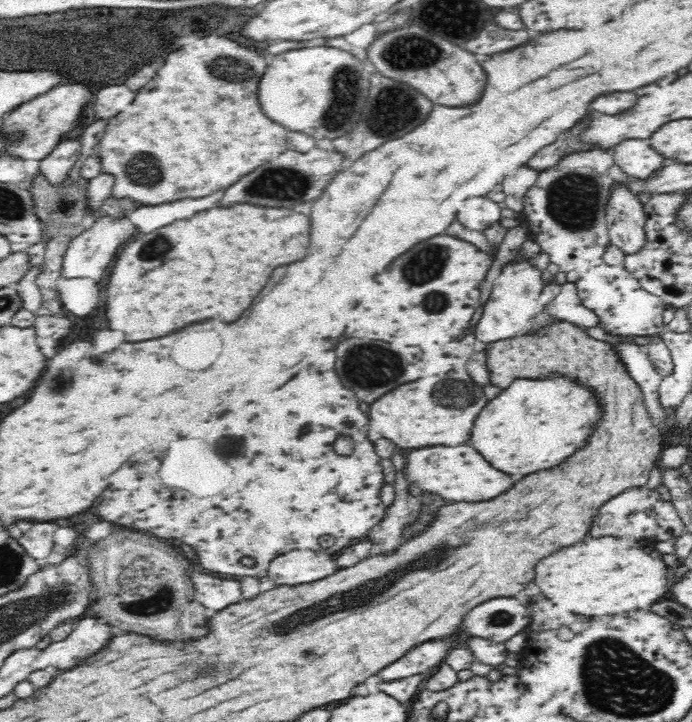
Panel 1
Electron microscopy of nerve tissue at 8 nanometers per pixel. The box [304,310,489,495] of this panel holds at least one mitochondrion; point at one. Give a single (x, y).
(370, 366)

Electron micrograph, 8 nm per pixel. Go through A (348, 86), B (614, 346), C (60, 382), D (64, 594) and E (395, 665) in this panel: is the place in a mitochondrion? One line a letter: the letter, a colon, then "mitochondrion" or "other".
A: mitochondrion
B: other
C: mitochondrion
D: mitochondrion
E: other

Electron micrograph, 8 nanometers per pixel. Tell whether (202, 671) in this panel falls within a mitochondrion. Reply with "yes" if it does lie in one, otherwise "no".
yes

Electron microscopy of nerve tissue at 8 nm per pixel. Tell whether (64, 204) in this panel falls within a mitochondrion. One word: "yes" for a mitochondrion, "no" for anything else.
yes

